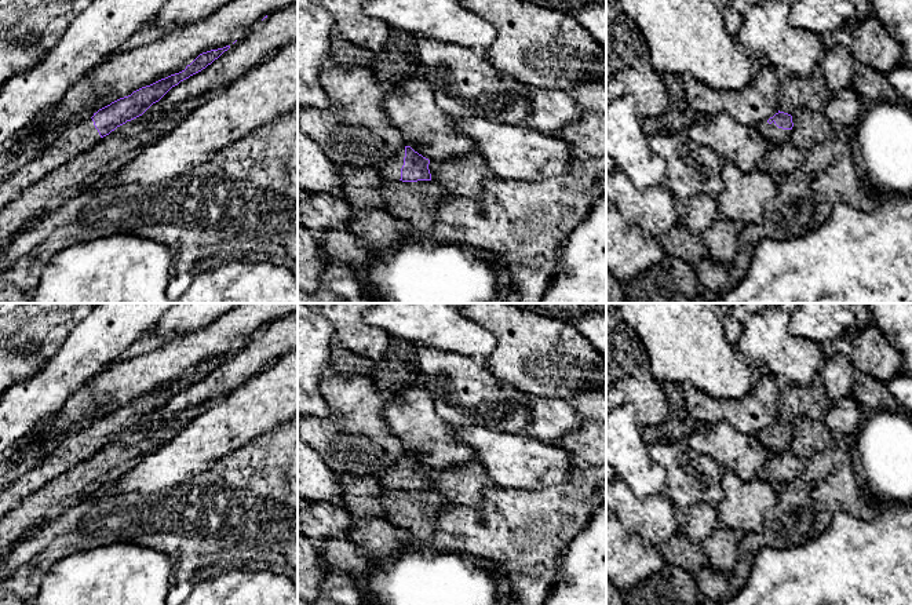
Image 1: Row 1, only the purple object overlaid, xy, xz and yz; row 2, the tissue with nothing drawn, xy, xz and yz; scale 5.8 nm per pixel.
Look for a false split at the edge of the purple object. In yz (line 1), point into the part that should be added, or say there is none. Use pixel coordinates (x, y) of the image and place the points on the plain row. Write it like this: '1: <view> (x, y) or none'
1: yz (772, 441)

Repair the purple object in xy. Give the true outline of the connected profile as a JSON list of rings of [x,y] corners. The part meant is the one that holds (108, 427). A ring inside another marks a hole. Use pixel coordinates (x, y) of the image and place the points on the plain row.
[[[230,354],[200,362],[185,379],[134,400],[99,418],[94,424],[66,438],[54,452],[45,455],[32,470],[0,492],[0,518],[26,496],[34,493],[76,463],[90,459],[101,447],[117,435],[142,424],[172,396],[201,380],[218,368]]]

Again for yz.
[[[778,419],[773,426],[762,431],[758,438],[770,453],[781,453],[789,449],[792,435],[792,424]]]

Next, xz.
[[[411,455],[400,458],[394,466],[379,475],[387,489],[417,491],[431,489],[430,469]]]

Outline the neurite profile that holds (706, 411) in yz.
[[[765,372],[741,400],[719,401],[690,384],[683,386],[683,394],[690,418],[700,426],[725,420],[738,433],[759,437],[778,422],[780,379],[769,372]]]

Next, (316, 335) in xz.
[[[298,303],[298,412],[315,418],[331,418],[320,386],[331,365],[332,349],[336,346],[335,327],[306,303]]]

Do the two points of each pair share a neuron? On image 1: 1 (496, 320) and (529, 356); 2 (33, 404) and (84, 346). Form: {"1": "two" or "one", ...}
{"1": "one", "2": "one"}

